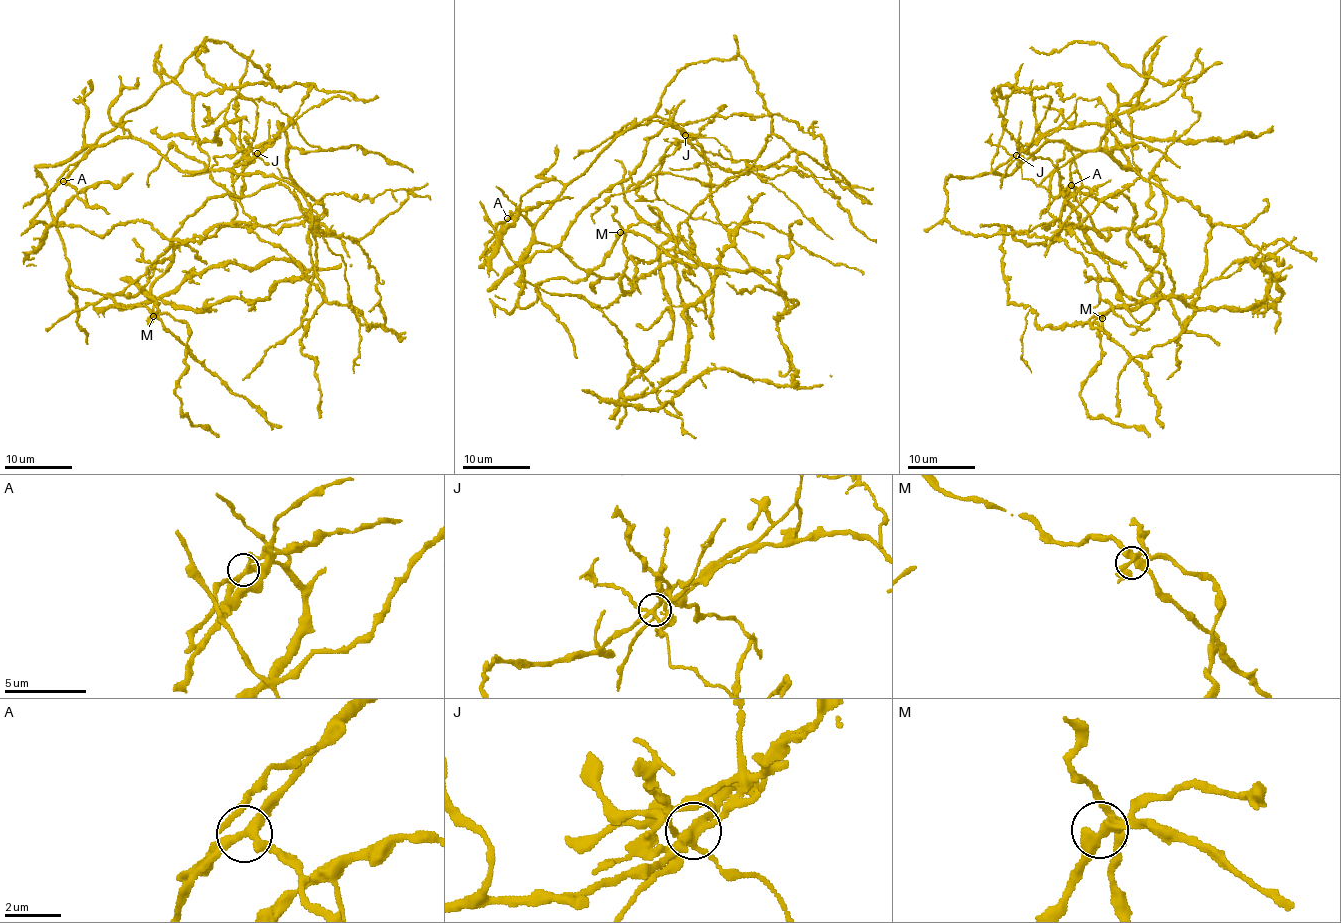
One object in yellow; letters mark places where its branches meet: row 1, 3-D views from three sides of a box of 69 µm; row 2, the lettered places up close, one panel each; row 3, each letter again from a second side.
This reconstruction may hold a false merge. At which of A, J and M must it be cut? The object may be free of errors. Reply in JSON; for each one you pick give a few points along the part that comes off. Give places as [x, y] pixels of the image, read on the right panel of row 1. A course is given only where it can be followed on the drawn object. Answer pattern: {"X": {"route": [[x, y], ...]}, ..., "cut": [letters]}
{"J": {"route": [[1016, 154], [1021, 176], [1049, 193], [1049, 211], [1058, 218], [1069, 192], [1068, 198], [1087, 187], [1095, 197]]}, "cut": ["J"]}

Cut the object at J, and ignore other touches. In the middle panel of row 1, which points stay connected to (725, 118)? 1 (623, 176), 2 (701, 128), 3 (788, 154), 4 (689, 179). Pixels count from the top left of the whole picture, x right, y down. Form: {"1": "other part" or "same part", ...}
{"1": "same part", "2": "other part", "3": "other part", "4": "other part"}

